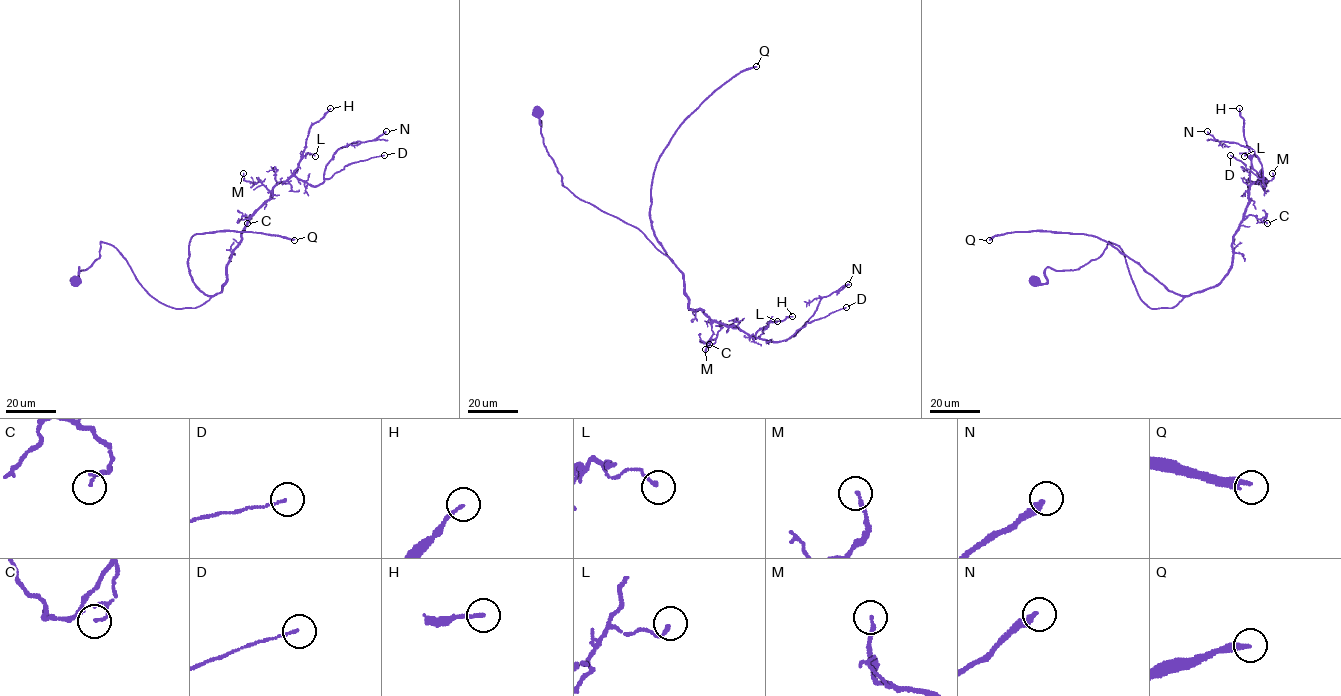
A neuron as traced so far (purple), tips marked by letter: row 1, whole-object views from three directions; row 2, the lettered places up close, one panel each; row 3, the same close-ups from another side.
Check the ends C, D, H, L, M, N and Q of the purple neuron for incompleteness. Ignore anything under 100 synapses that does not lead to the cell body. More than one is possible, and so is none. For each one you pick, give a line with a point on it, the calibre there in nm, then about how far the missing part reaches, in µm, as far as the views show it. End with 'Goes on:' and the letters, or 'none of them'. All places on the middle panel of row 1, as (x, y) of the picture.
Q: Place: (756, 66). Thickness 300 nm. Missing length about 110 µm
Goes on: Q

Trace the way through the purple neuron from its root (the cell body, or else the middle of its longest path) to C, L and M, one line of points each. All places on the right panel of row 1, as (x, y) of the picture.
C: (1034, 280), (1111, 242), (1139, 298), (1172, 308), (1221, 281), (1244, 218), (1267, 223)
L: (1034, 280), (1045, 283), (1047, 267), (1078, 269), (1111, 242), (1151, 308), (1215, 286), (1258, 178), (1244, 156)
M: (1034, 280), (1111, 242), (1139, 298), (1172, 308), (1227, 273), (1247, 183), (1272, 173)

